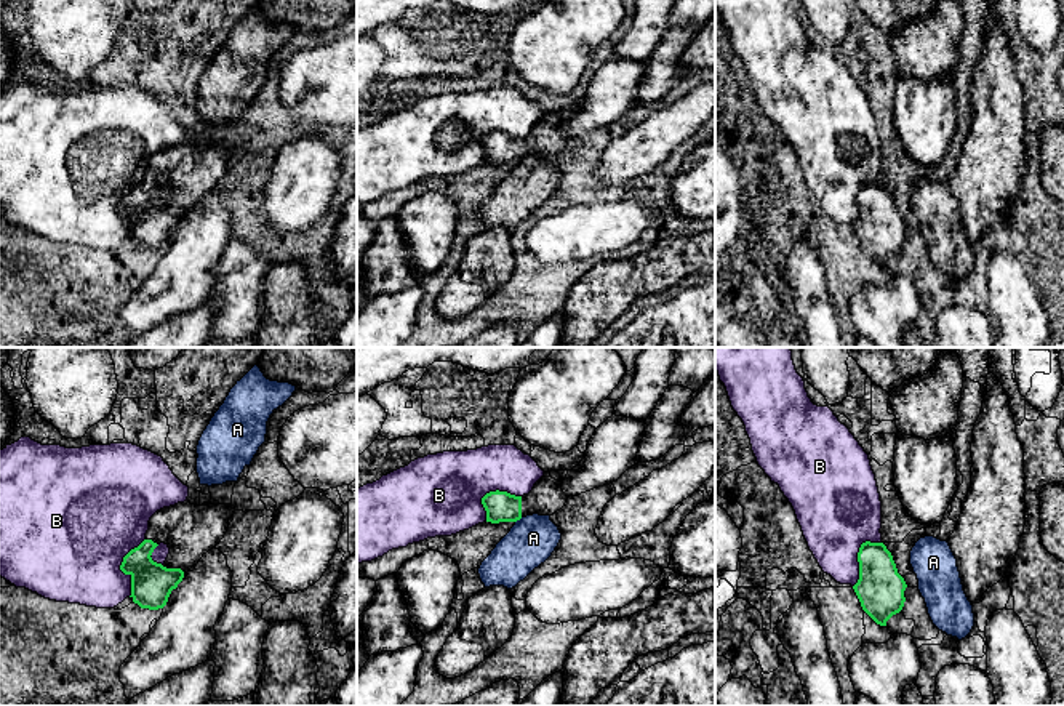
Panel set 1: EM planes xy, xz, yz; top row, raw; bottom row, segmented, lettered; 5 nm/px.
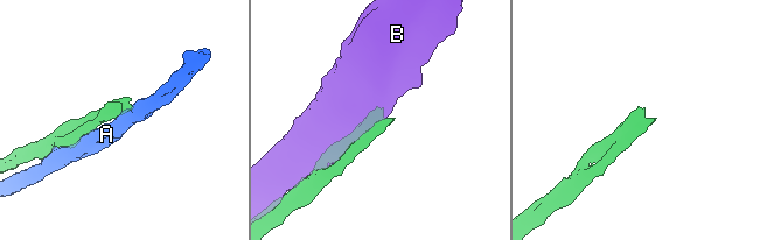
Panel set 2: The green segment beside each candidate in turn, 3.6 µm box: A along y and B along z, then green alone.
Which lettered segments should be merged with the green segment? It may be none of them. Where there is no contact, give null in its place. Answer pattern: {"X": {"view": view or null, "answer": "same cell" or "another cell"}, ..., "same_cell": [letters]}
{"A": {"view": "xz", "answer": "another cell"}, "B": {"view": "xy", "answer": "another cell"}, "same_cell": []}

